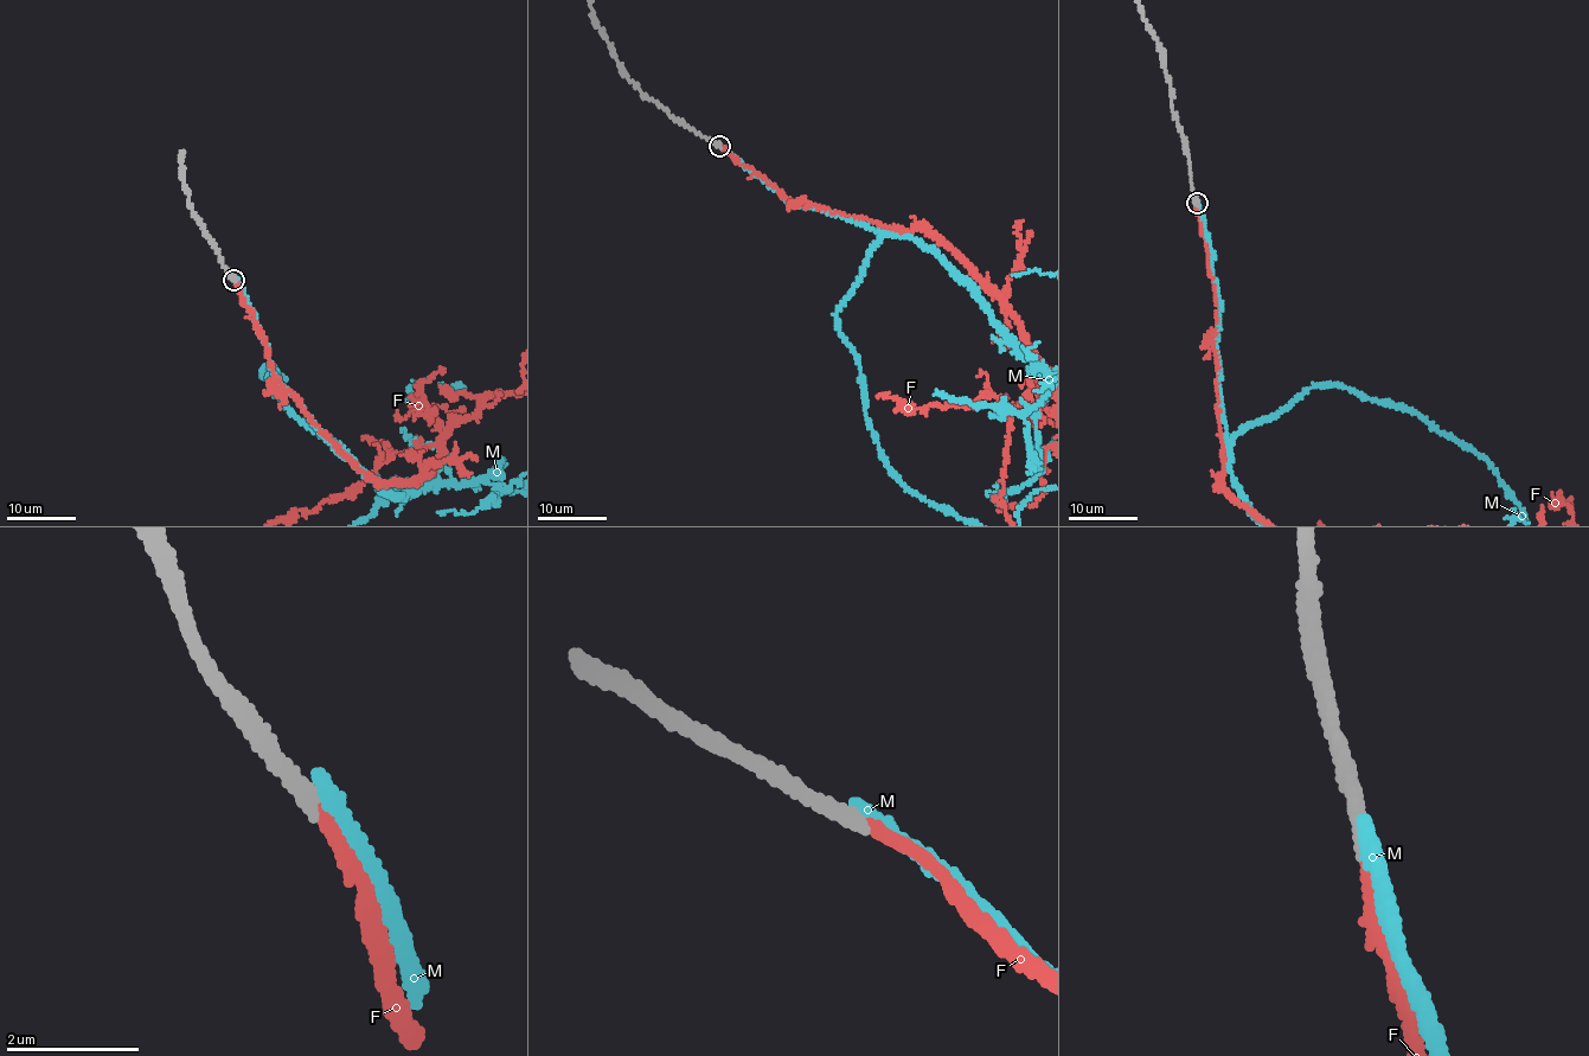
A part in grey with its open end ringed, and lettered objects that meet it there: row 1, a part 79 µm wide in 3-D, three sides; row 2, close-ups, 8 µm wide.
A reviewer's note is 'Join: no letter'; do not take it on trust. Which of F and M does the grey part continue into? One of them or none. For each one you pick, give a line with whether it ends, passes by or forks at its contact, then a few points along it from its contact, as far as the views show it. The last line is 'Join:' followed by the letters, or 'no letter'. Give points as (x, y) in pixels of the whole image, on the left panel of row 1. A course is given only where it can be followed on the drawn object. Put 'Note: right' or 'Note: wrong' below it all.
F: it ends
Join: F
Note: wrong

